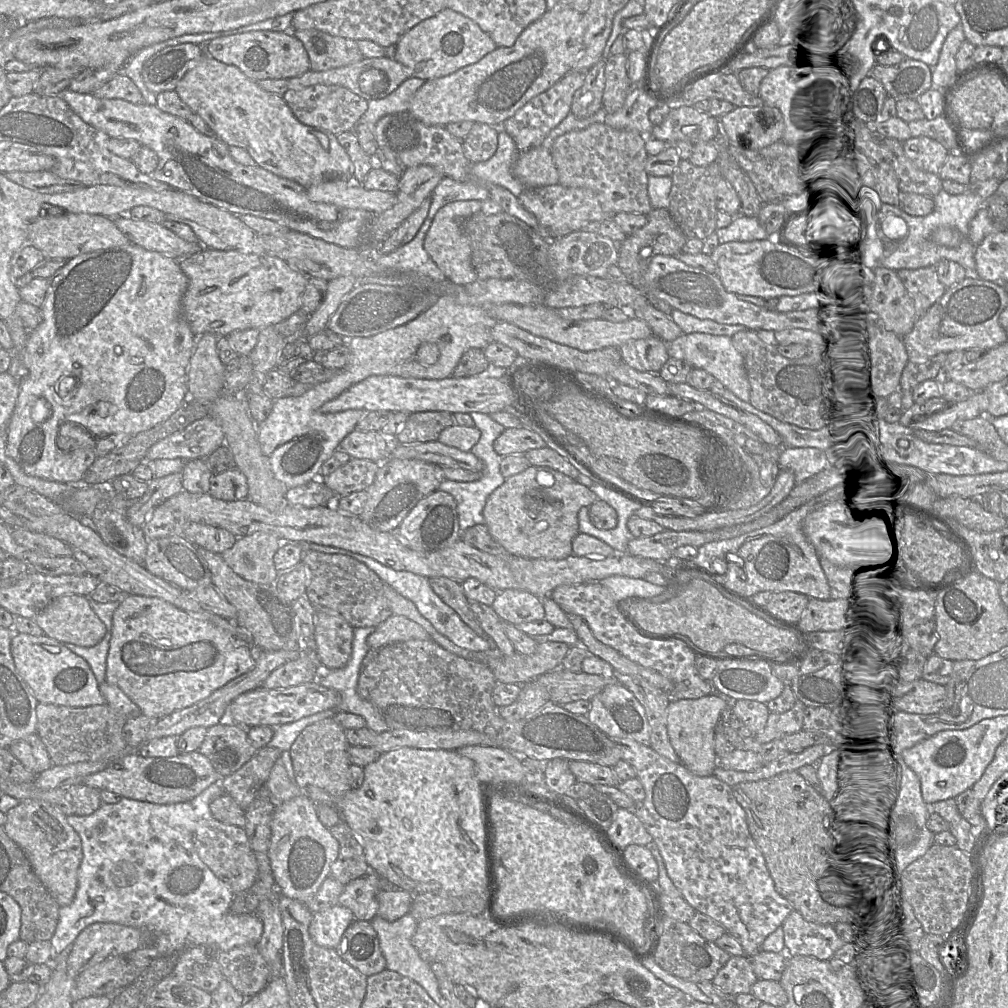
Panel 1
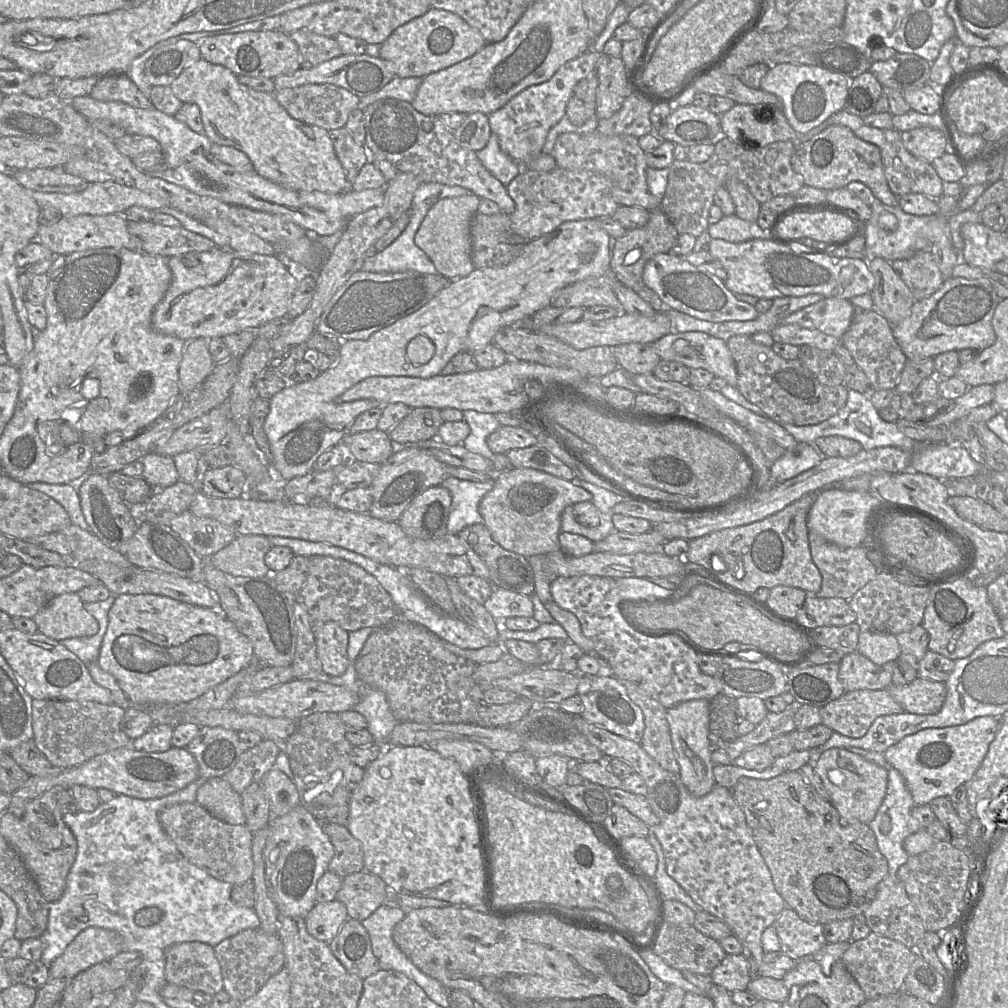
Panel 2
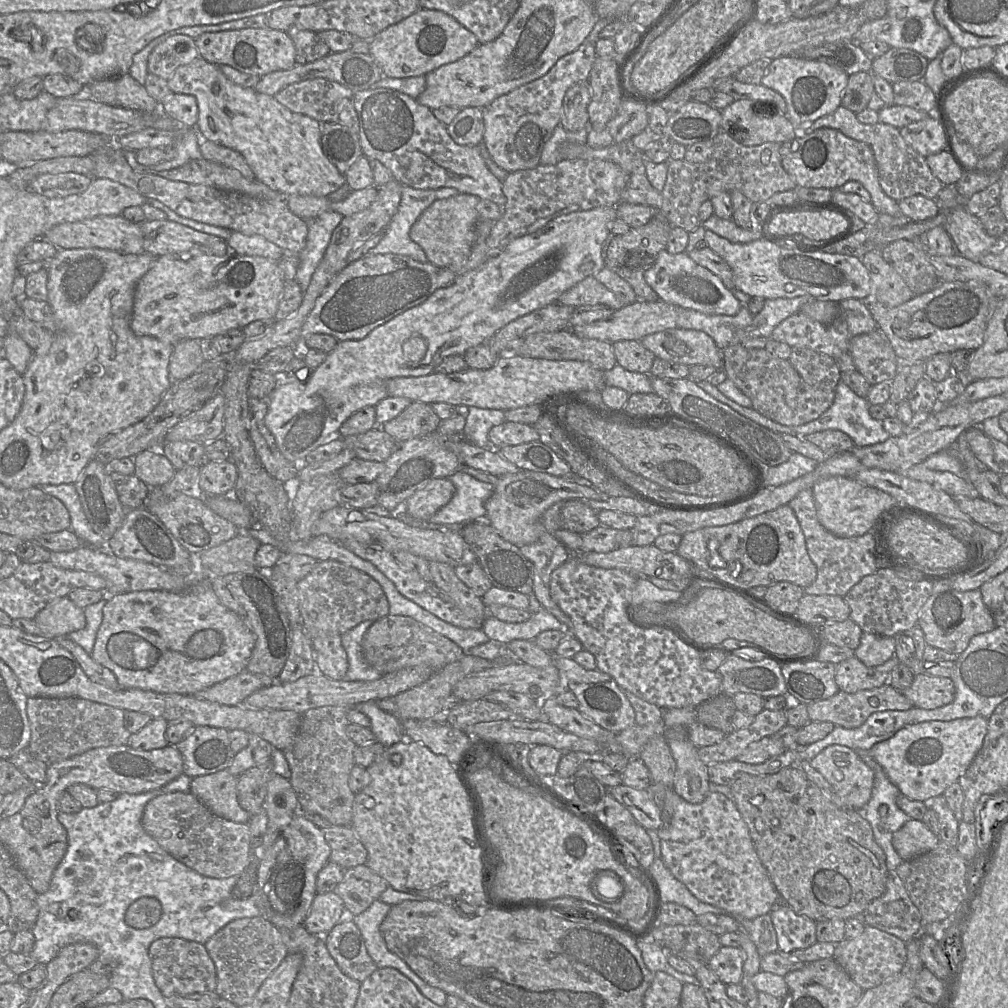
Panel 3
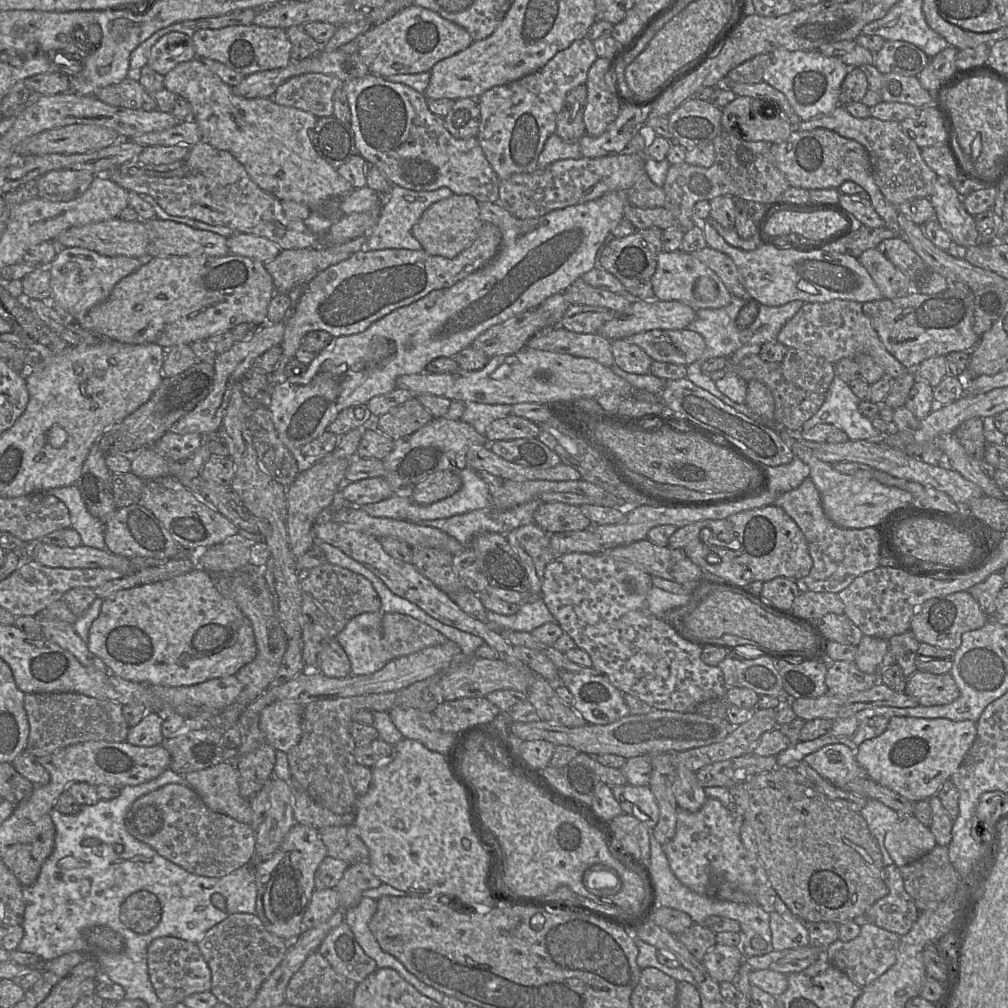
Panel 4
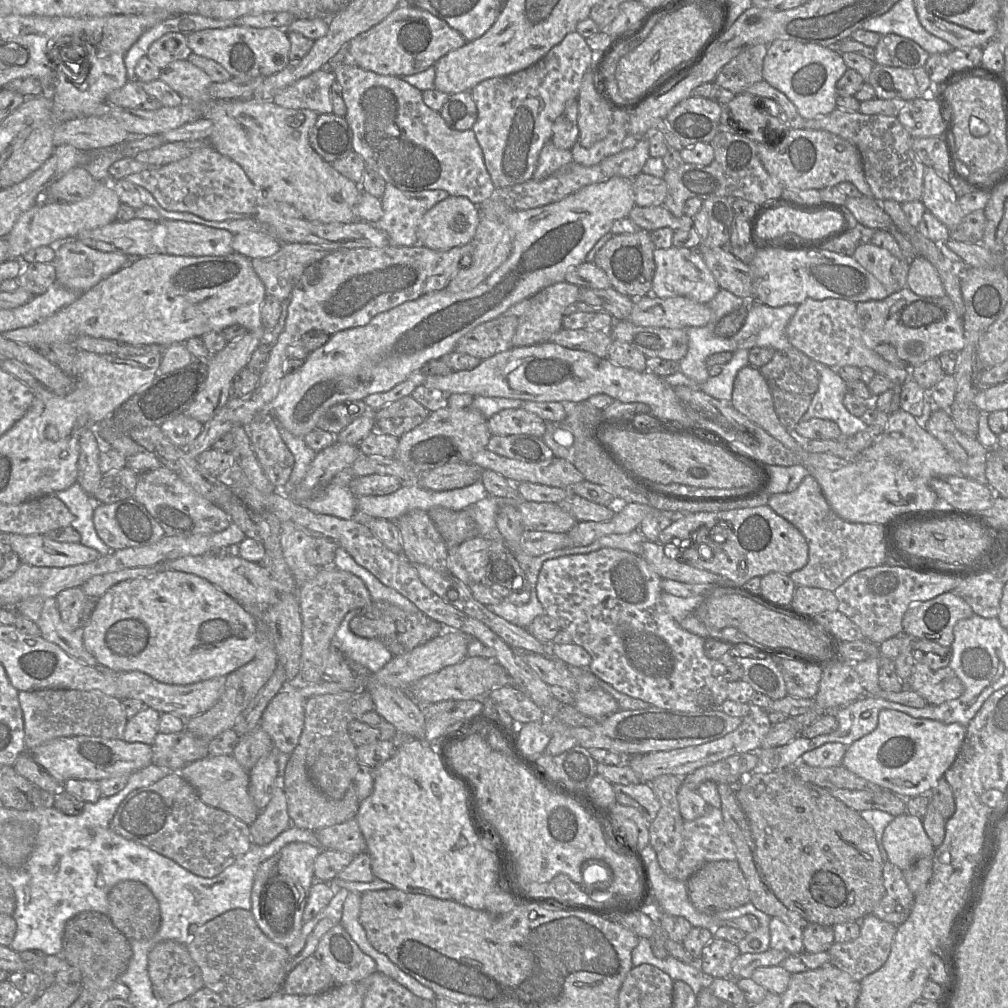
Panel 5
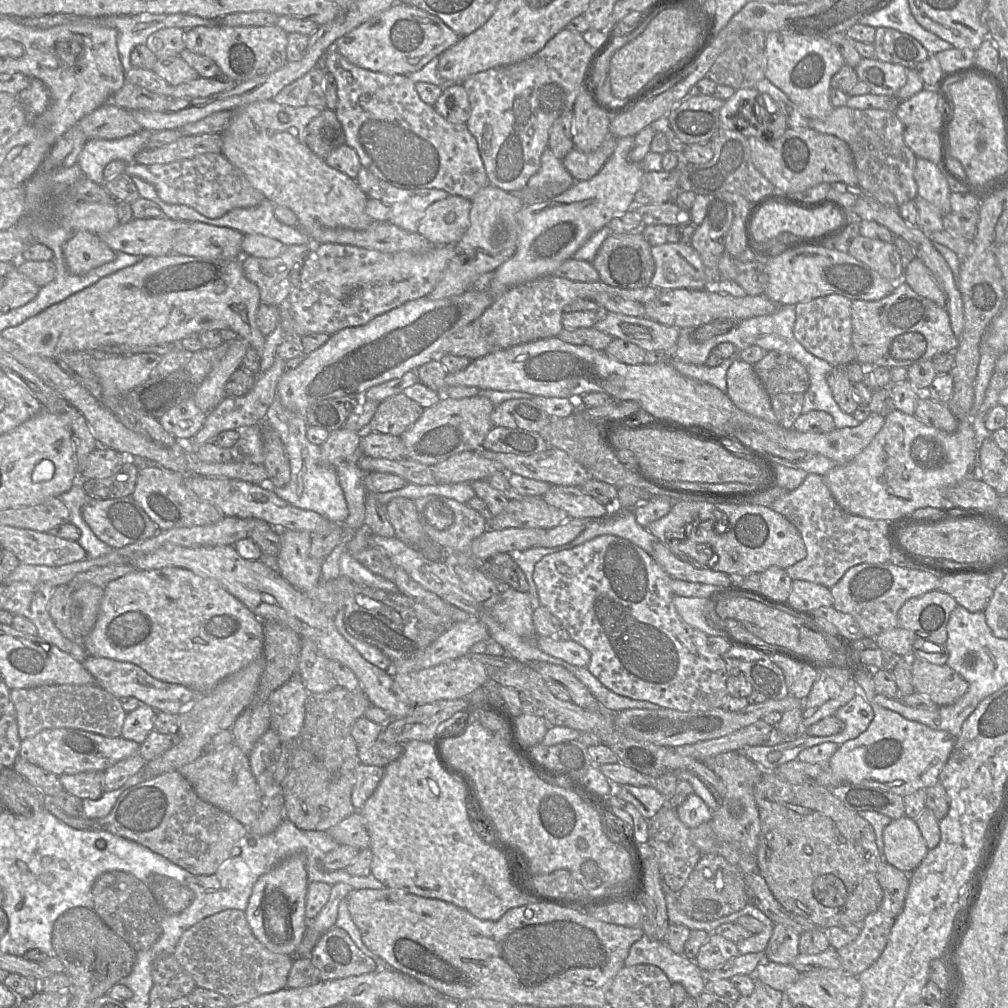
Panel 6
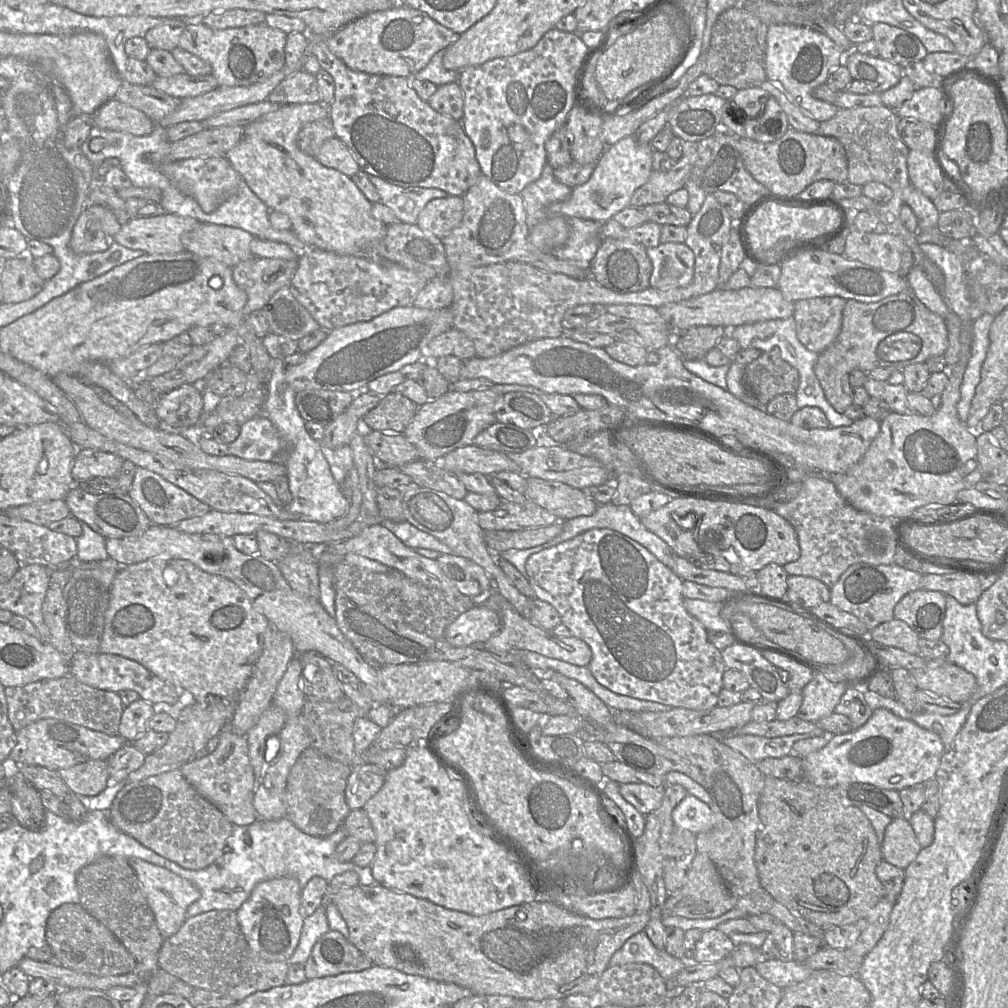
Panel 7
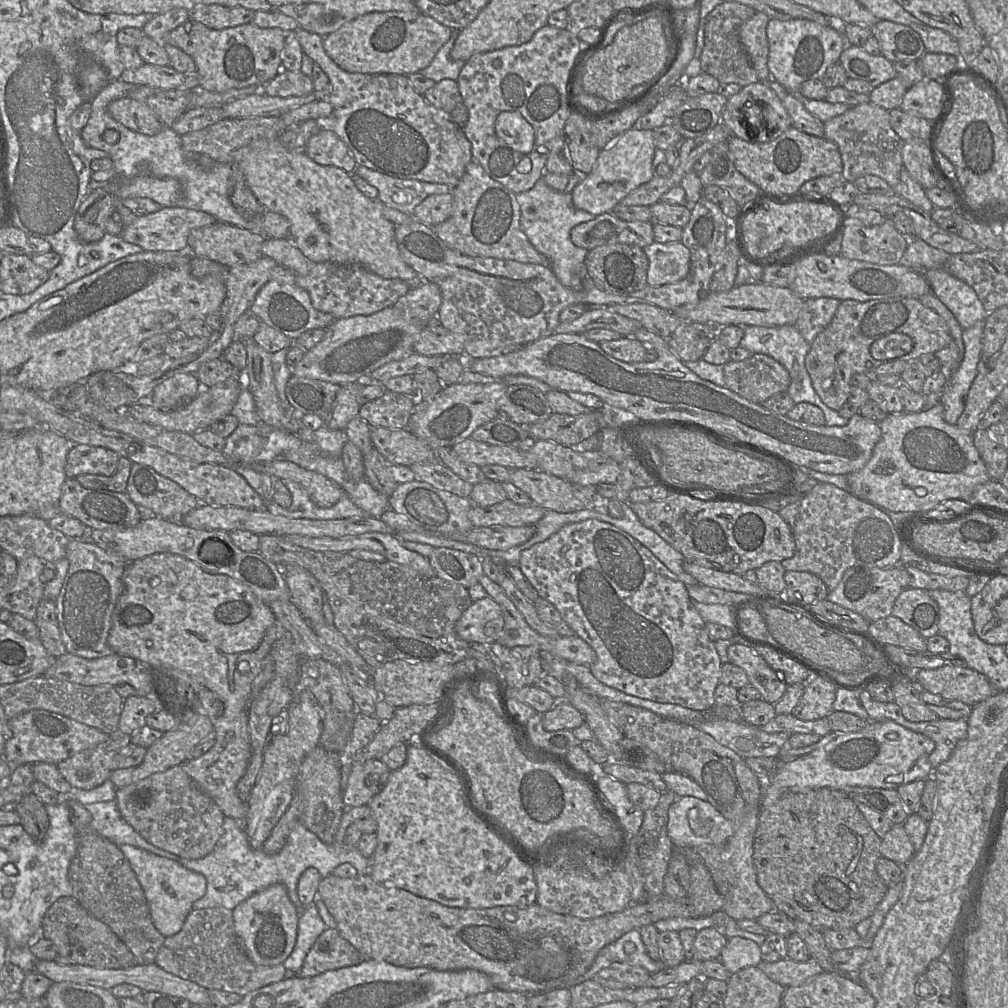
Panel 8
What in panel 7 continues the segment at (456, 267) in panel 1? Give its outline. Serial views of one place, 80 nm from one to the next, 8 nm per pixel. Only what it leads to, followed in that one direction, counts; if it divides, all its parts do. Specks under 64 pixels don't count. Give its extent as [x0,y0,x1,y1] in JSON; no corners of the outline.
[417,195,463,240]

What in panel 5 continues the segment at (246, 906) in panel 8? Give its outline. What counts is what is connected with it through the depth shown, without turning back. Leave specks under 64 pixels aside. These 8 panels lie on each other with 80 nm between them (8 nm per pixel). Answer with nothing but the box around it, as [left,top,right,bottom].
[251,842,320,948]

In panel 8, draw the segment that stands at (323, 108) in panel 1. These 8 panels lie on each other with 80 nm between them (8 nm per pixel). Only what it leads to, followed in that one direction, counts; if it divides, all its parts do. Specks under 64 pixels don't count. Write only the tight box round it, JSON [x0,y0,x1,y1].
[261,70,314,96]

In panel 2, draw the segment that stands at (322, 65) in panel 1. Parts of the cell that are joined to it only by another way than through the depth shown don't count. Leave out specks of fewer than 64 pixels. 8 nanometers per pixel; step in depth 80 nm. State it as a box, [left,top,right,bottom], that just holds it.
[289,30,343,69]

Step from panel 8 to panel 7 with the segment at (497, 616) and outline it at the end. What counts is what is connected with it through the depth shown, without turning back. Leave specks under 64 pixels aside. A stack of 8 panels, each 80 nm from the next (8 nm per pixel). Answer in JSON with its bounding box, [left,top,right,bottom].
[445,605,501,647]

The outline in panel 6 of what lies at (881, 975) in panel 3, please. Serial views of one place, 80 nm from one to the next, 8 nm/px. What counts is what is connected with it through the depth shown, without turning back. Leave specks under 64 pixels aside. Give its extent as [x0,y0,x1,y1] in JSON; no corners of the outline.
[837,910,895,976]

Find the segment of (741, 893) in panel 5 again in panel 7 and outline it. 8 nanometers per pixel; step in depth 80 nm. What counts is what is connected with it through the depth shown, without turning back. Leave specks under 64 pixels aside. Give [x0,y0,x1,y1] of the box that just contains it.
[662,853,736,919]

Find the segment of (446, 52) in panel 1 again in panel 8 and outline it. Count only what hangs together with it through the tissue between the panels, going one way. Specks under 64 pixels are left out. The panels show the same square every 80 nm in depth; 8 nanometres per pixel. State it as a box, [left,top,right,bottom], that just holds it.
[323,11,452,75]

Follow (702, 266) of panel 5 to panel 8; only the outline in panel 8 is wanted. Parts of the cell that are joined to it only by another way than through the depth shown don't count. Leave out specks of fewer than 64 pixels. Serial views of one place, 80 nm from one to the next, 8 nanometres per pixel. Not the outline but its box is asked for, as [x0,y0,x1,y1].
[643,242,690,287]

